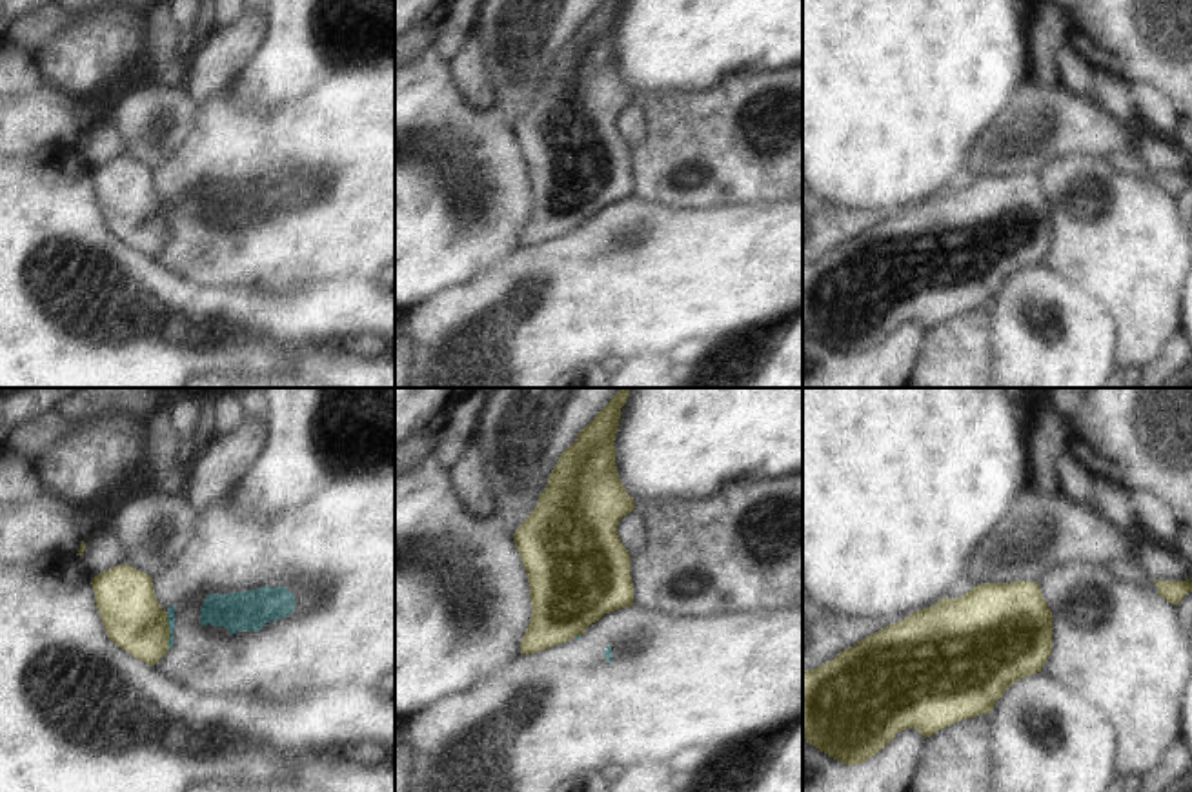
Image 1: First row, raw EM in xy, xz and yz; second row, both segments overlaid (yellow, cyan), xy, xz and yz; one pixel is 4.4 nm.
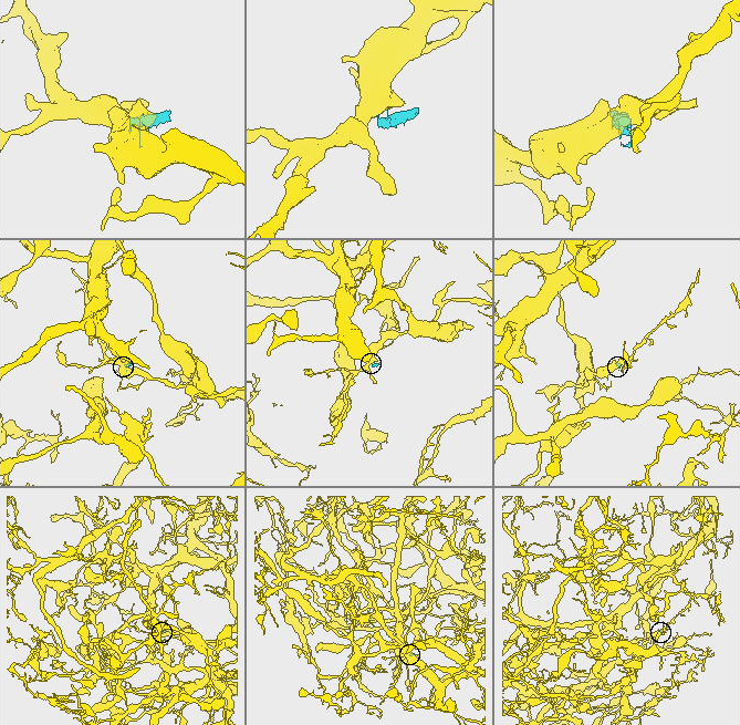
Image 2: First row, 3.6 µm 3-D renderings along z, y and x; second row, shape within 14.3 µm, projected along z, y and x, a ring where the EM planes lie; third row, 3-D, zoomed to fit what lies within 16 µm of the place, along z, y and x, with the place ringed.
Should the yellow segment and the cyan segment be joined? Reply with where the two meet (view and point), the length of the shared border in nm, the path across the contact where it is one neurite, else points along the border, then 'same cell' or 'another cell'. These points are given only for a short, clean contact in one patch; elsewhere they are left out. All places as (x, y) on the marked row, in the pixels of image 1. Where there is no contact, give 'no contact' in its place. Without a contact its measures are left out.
meets yellow in xy at (168, 630); contact 160 nm long; border along xy (166, 612), (170, 647); another cell

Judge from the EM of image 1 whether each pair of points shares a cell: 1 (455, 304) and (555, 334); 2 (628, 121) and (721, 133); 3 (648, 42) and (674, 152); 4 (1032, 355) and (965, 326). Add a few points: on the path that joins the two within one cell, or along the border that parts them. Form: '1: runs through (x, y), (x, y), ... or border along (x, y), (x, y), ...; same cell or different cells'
1: runs through (494, 297), (528, 270), (554, 277), (554, 295); same cell
2: border along (637, 101), (643, 110), (645, 135), (630, 146); different cells
3: border along (703, 90), (648, 93), (639, 101); different cells
4: border along (989, 306), (989, 354), (992, 368); different cells

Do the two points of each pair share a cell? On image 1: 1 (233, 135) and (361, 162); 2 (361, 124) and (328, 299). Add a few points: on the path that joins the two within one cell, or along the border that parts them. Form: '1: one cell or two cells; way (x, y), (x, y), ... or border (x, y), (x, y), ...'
1: one cell; way (264, 155), (326, 159), (330, 162)
2: two cells; border (373, 275), (323, 277), (293, 284)

